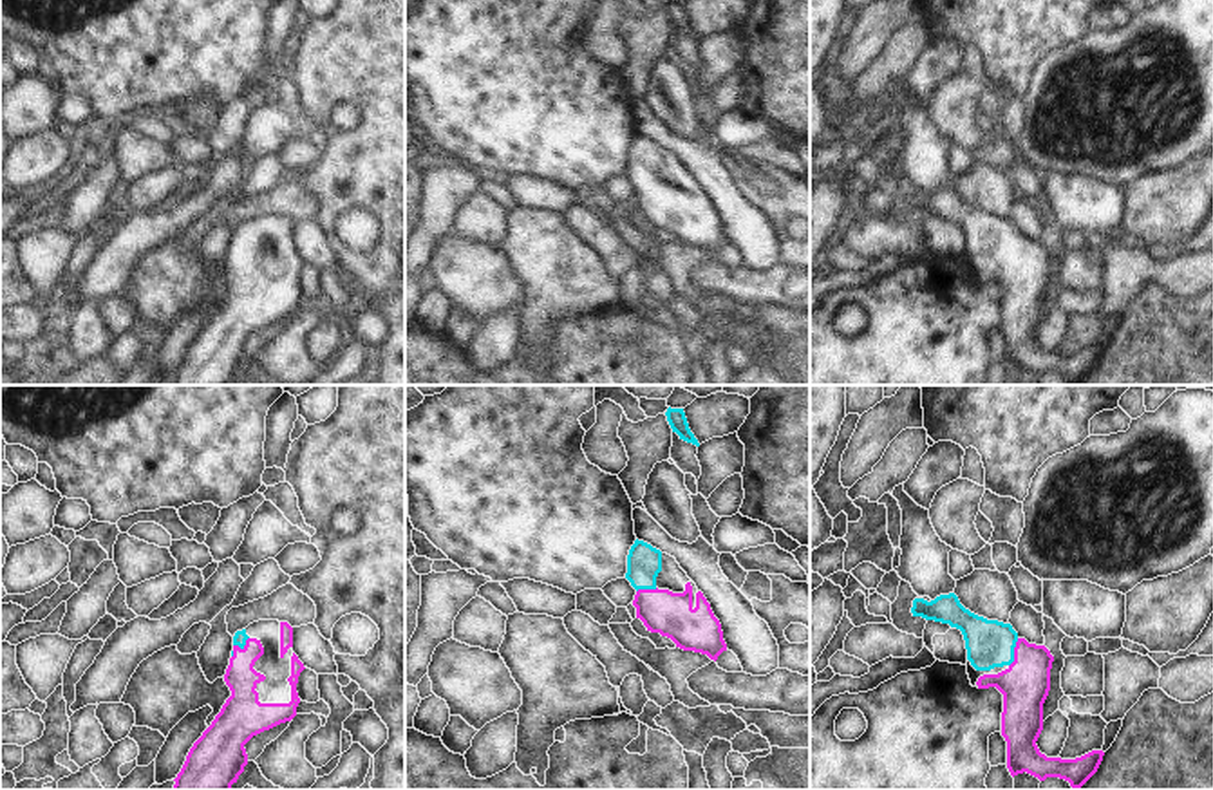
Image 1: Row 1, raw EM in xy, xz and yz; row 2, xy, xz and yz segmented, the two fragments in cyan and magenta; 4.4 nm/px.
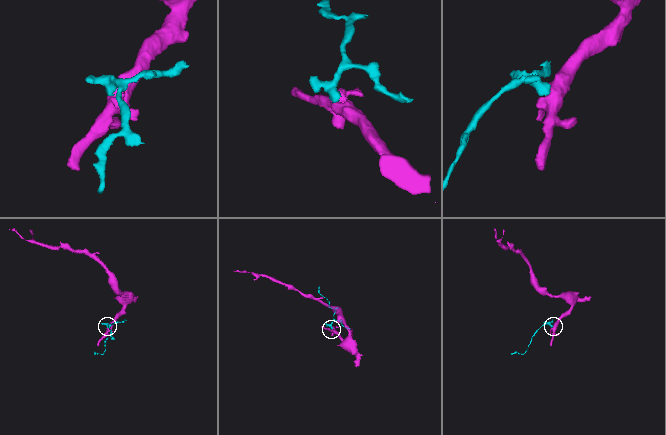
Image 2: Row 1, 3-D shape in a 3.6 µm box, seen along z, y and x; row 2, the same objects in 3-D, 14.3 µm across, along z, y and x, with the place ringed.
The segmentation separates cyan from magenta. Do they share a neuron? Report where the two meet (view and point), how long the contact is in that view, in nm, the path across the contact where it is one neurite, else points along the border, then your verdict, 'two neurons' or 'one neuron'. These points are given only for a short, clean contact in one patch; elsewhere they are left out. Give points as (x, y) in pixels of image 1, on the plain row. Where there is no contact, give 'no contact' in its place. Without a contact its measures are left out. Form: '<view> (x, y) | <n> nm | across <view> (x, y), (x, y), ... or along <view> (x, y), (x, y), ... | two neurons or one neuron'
yz (1013, 248) | 130 nm | across yz (989, 239), (998, 239), (1013, 248), (1025, 261), (1025, 279) | one neuron

